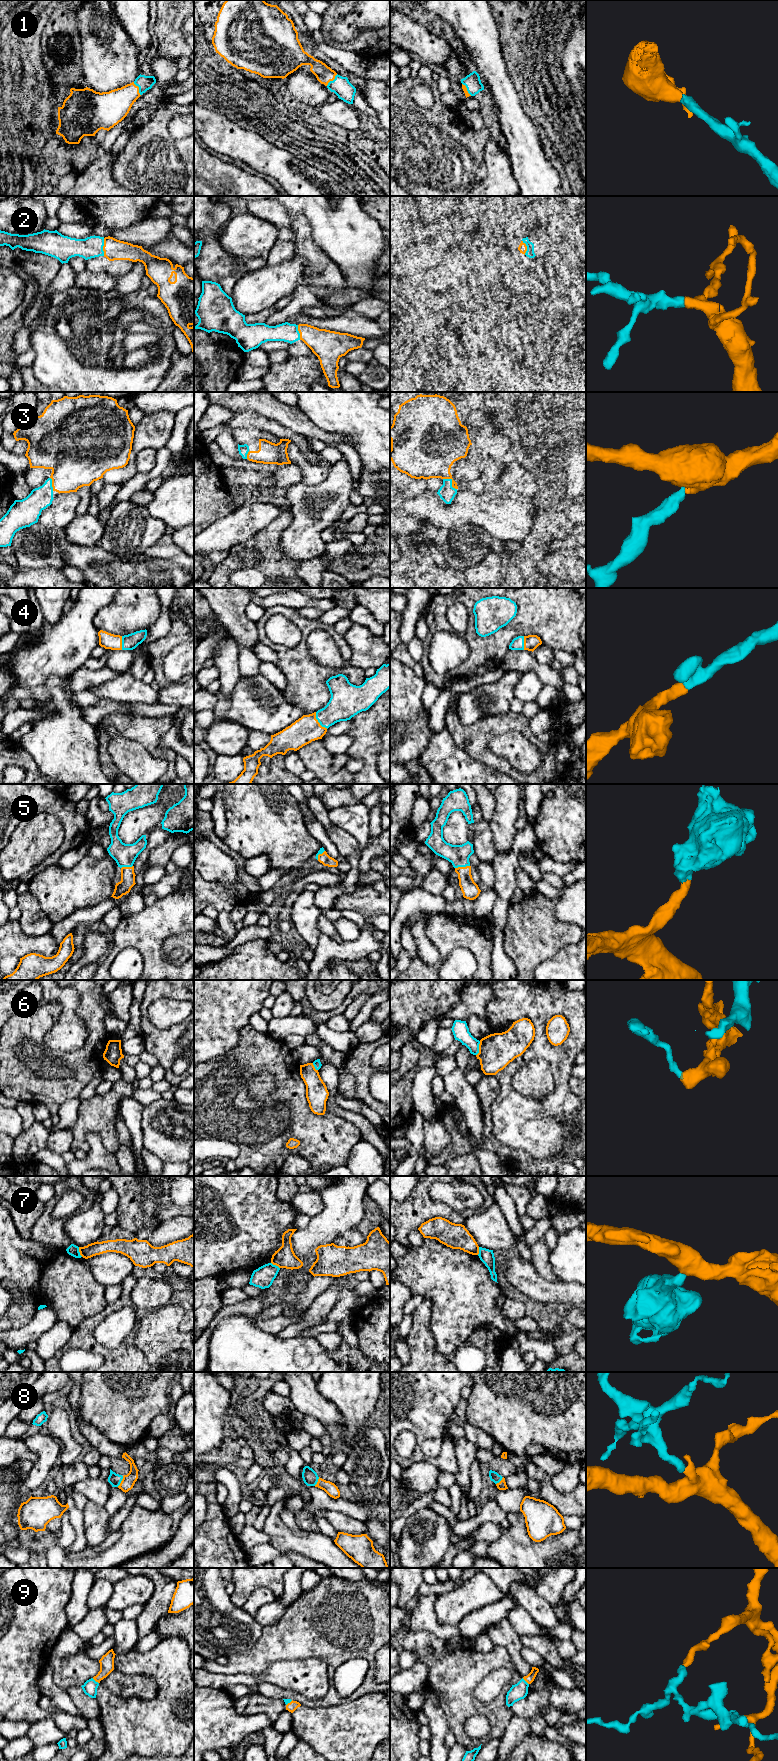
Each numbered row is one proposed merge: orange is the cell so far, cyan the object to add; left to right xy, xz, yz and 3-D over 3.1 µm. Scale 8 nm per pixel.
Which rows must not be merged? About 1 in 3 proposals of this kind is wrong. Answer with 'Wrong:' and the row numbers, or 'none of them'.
Wrong: 6, 7

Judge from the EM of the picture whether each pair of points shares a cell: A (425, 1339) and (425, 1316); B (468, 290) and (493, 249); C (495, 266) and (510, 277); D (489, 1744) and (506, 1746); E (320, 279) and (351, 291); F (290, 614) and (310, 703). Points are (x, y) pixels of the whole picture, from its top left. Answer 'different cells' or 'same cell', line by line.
A: same cell
B: different cells
C: different cells
D: different cells
E: different cells
F: same cell

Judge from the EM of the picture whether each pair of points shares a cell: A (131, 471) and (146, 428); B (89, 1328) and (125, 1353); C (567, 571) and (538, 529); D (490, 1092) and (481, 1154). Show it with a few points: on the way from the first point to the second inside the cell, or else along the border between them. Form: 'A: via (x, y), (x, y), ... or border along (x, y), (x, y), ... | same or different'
A: via (132, 460), (137, 445), (143, 439) | same
B: via (90, 1340), (100, 1350), (106, 1353), (113, 1353) | same
C: border along (550, 551), (538, 562), (536, 570) | different
D: border along (477, 1142), (482, 1148), (493, 1152), (502, 1162) | different

